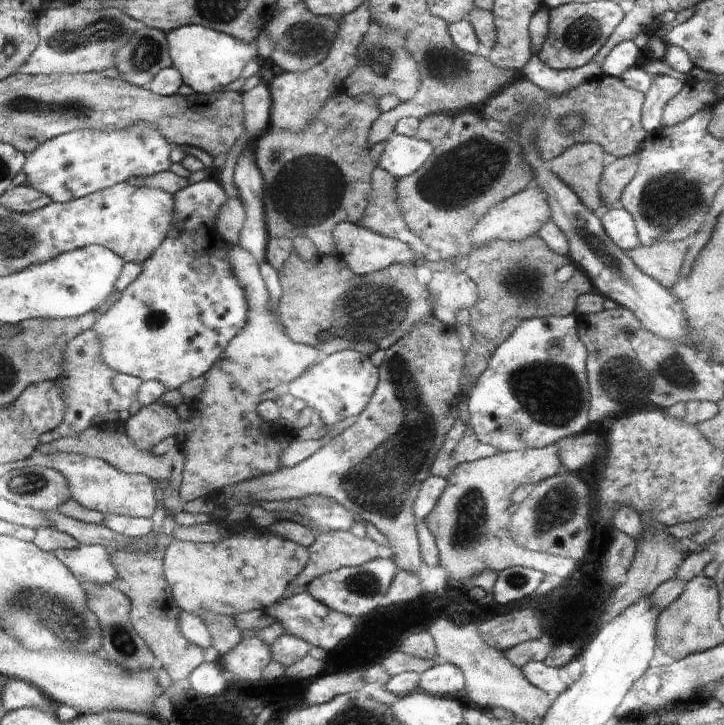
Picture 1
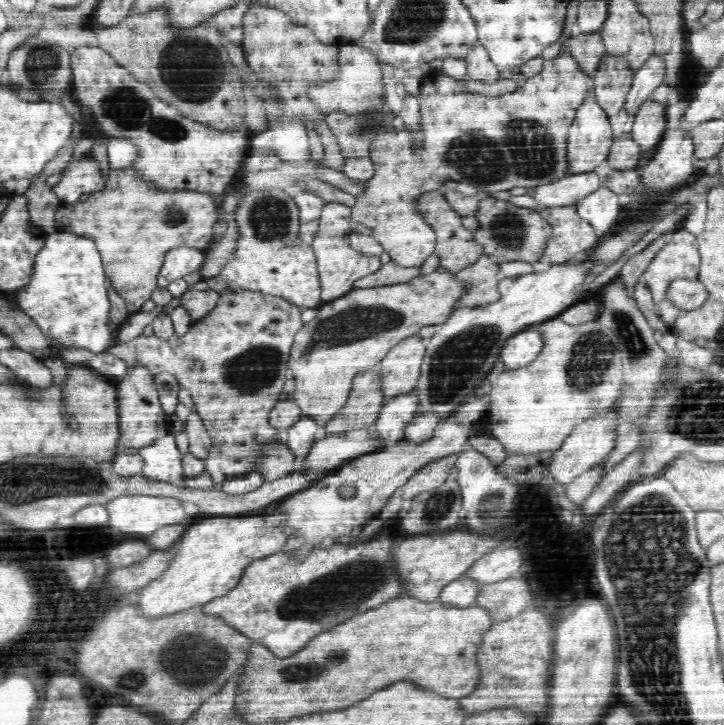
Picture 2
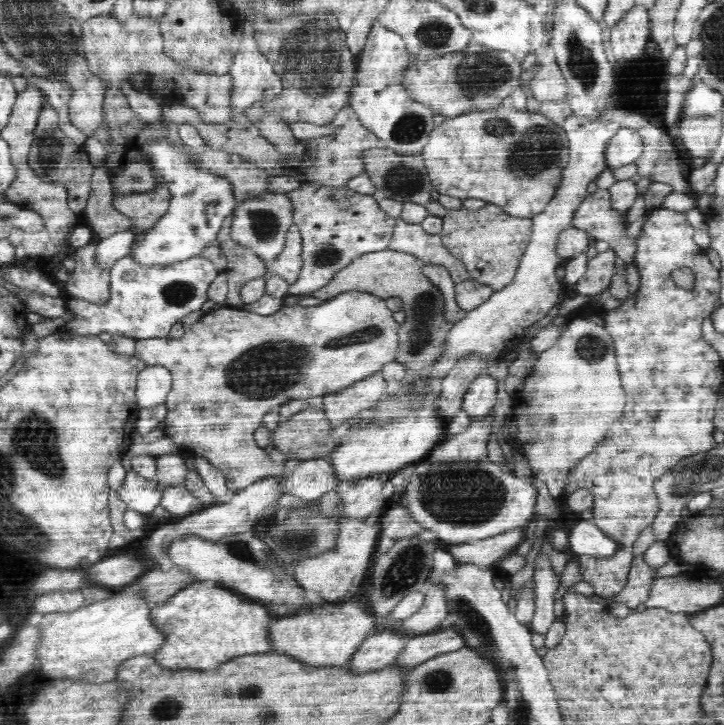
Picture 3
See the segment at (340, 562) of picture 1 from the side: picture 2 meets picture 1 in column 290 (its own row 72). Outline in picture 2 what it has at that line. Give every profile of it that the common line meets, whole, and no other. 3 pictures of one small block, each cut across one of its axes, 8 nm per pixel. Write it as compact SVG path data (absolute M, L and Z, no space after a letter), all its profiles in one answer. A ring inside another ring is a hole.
M601 30L588 34L575 31L573 36L562 43L561 50L564 47L569 47L569 52L572 52L573 59L586 73L594 73L599 60L608 55Z

